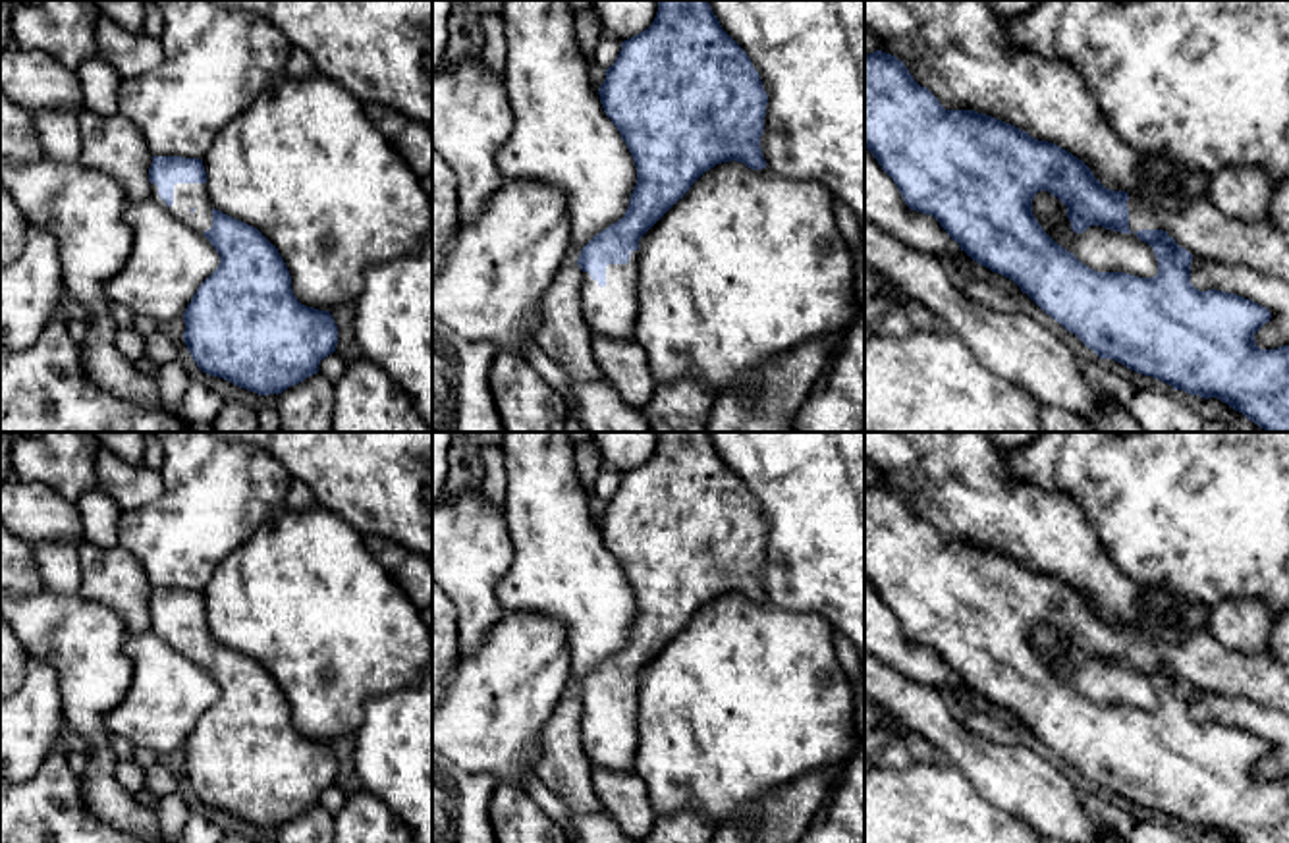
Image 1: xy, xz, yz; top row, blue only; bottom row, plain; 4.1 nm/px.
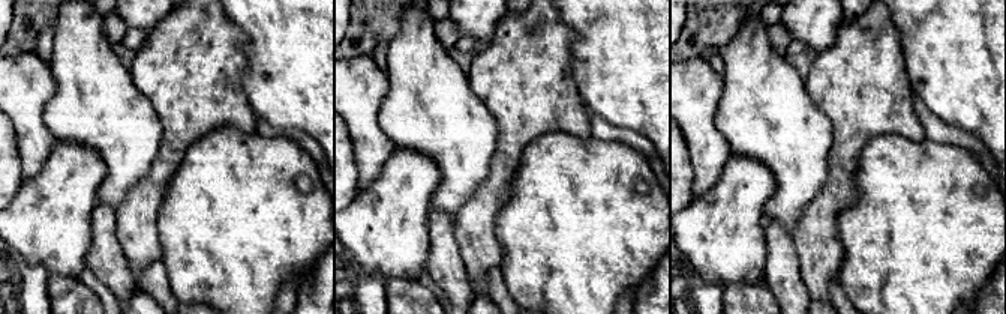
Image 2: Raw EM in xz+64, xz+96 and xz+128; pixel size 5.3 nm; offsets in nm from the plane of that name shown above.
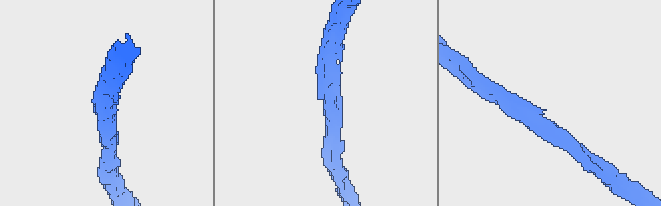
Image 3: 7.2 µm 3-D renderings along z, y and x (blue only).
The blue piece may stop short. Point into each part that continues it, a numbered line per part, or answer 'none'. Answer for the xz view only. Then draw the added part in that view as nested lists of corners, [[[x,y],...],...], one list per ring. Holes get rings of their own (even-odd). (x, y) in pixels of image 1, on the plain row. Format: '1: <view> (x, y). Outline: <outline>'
1: xz (610, 743). Outline: [[[631,683],[627,696],[606,698],[606,718],[600,720],[583,704],[581,743],[592,766],[619,774],[635,772],[639,748],[639,683]]]

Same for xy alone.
1: xy (186, 627). Outline: [[[151,615],[149,629],[199,666],[212,660],[214,639],[210,637],[206,615],[176,615],[172,639],[158,629],[158,619],[154,615]]]

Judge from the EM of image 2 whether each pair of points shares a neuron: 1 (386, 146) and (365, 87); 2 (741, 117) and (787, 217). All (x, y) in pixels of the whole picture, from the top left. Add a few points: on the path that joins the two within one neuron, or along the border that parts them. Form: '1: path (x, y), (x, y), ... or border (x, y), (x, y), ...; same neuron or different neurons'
1: path (371, 131), (365, 125), (365, 102); same neuron
2: path (765, 141), (787, 164), (787, 193); same neuron

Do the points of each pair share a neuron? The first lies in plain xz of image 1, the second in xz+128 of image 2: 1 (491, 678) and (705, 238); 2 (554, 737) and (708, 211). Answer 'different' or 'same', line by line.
1: same
2: different

